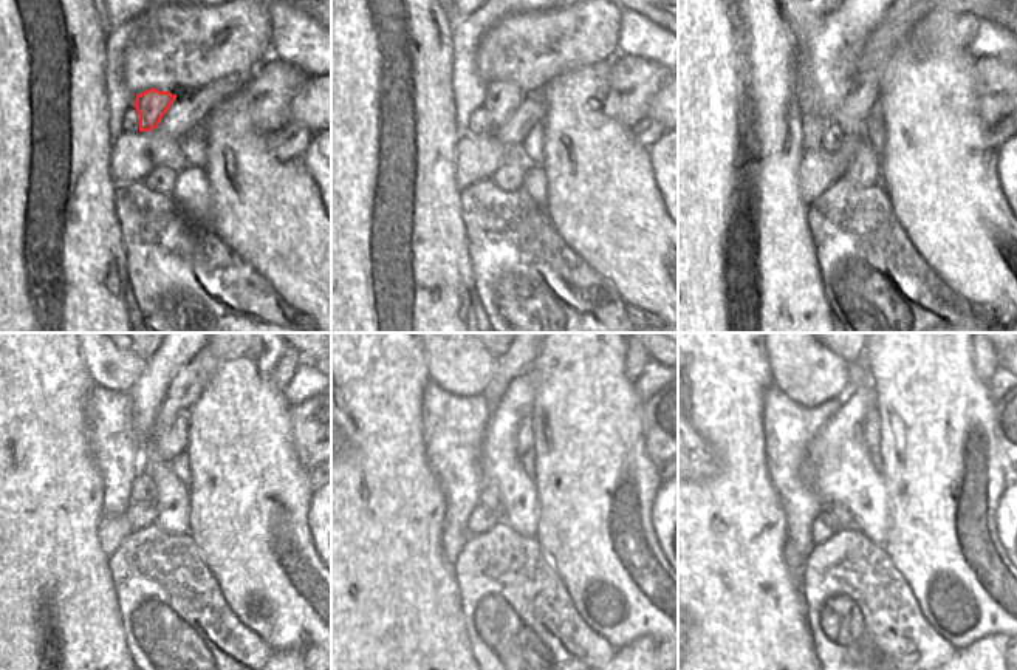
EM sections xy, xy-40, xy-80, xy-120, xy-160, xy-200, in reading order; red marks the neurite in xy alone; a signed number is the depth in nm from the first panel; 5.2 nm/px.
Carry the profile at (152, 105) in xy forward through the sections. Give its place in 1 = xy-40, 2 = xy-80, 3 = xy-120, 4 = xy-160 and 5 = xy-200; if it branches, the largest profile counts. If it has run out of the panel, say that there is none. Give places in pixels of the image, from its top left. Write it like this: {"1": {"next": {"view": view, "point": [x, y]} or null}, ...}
{"1": {"next": {"view": "xy-40", "point": [502, 99]}}, "2": {"next": {"view": "xy-80", "point": [862, 95]}}, "3": {"next": {"view": "xy-120", "point": [169, 443]}}, "4": {"next": {"view": "xy-160", "point": [525, 427]}}, "5": {"next": {"view": "xy-200", "point": [872, 418]}}}

